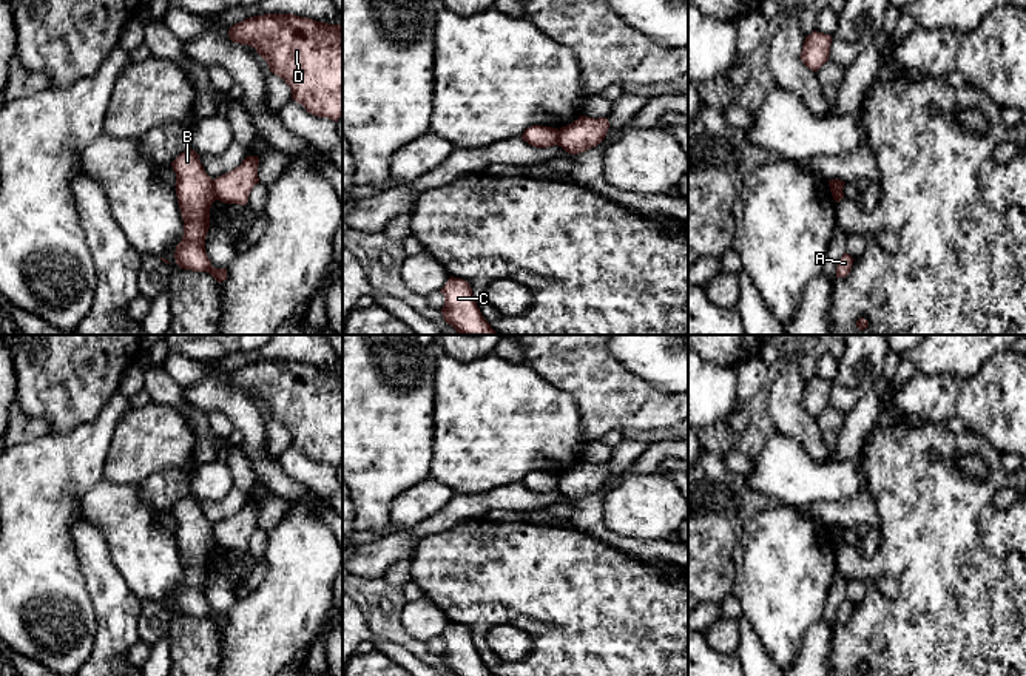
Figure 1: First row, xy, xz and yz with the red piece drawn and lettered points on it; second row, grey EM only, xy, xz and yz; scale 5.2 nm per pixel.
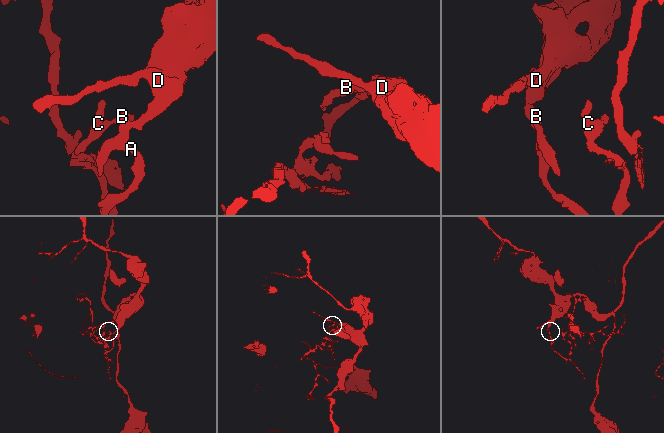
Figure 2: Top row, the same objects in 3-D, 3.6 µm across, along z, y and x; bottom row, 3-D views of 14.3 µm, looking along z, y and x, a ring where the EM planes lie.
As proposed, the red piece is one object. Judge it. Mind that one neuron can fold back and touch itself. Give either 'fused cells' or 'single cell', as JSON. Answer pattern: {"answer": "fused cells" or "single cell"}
{"answer": "fused cells"}

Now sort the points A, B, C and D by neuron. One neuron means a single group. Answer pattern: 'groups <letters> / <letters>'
groups A B C / D

